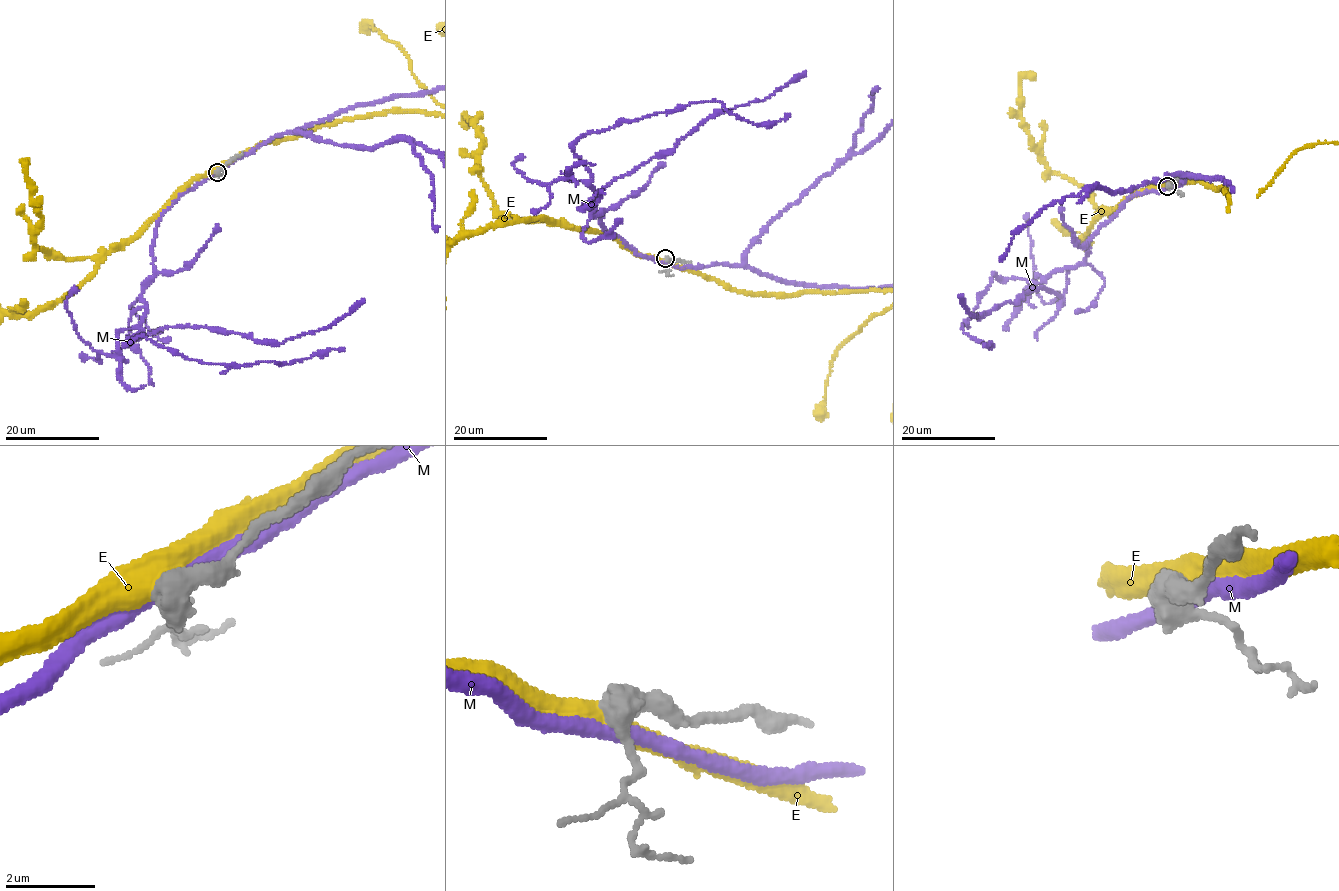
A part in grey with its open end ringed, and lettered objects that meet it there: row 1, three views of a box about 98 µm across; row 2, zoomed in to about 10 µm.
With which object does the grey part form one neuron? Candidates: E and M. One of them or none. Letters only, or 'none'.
none

